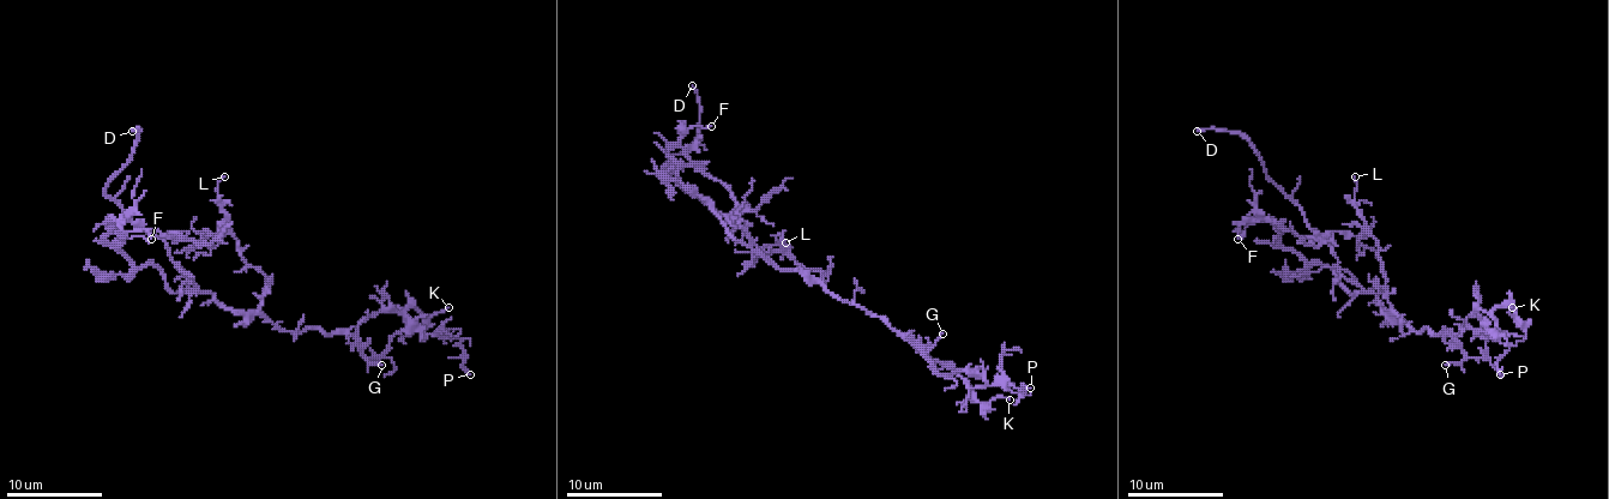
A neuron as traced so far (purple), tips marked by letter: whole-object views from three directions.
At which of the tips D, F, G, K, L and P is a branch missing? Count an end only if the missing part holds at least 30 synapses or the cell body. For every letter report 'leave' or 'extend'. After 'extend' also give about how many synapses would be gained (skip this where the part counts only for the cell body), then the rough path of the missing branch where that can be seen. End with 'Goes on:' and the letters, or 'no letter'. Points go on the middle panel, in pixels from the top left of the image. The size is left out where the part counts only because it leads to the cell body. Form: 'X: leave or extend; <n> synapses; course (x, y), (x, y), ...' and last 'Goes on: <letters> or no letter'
D: extend; course (692, 85), (680, 100), (673, 92)
F: leave
G: leave
K: leave
L: leave
P: leave
Goes on: D

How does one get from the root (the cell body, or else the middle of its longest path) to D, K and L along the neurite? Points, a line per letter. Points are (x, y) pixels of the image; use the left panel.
D: (234, 310), (203, 293), (168, 246), (142, 232), (106, 193), (106, 184), (132, 152), (139, 133), (132, 131)
K: (234, 310), (260, 312), (287, 331), (354, 334), (379, 312), (415, 307), (429, 317), (449, 307)
L: (234, 310), (253, 312), (258, 307), (265, 276), (246, 262), (229, 229), (217, 196), (217, 184), (224, 176)

